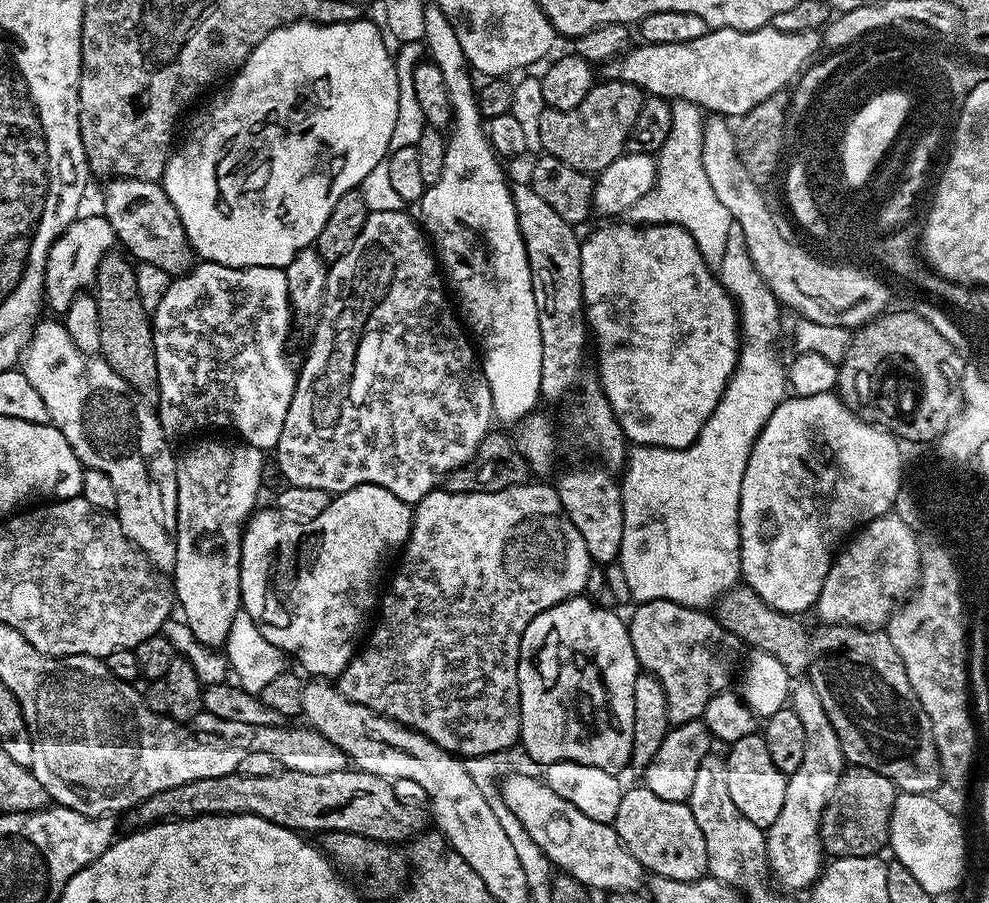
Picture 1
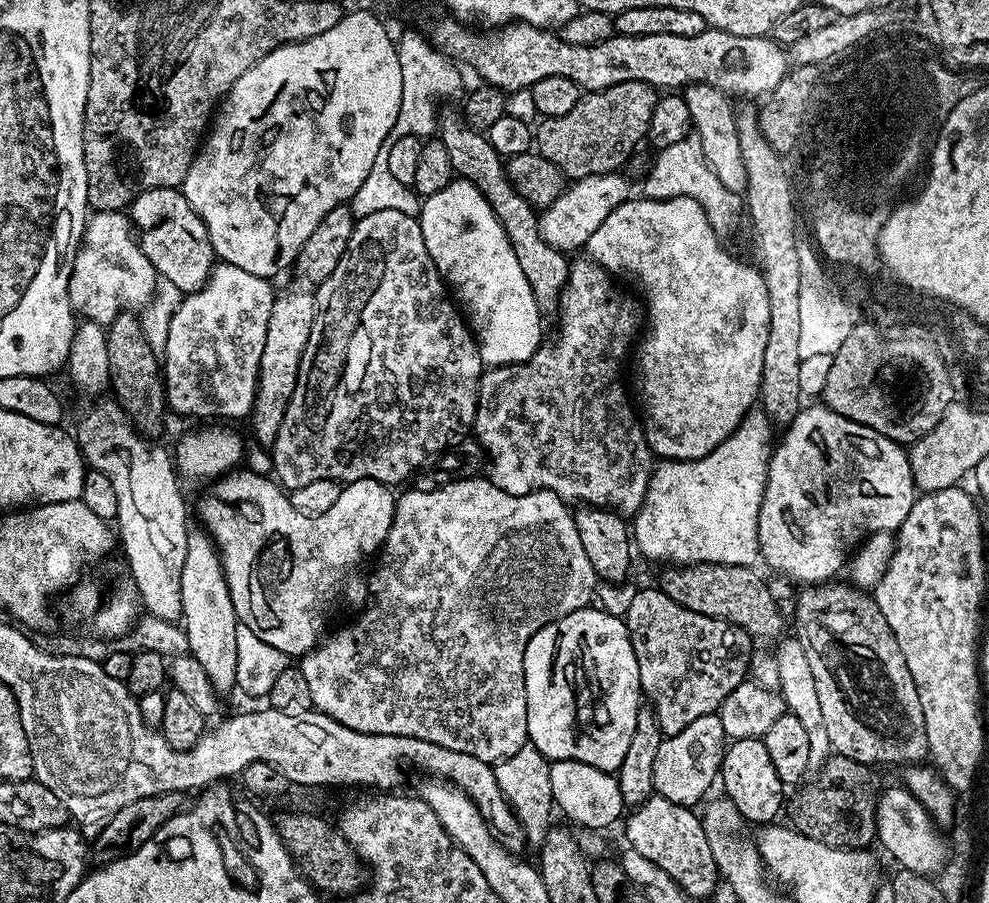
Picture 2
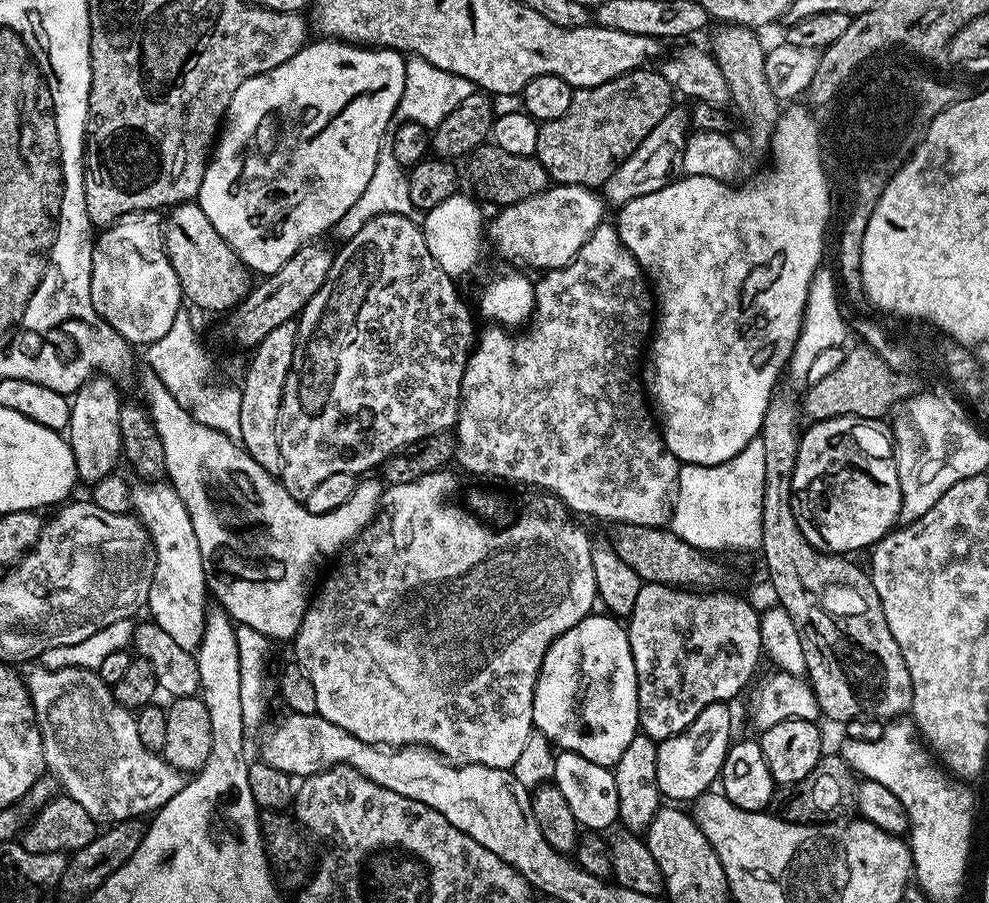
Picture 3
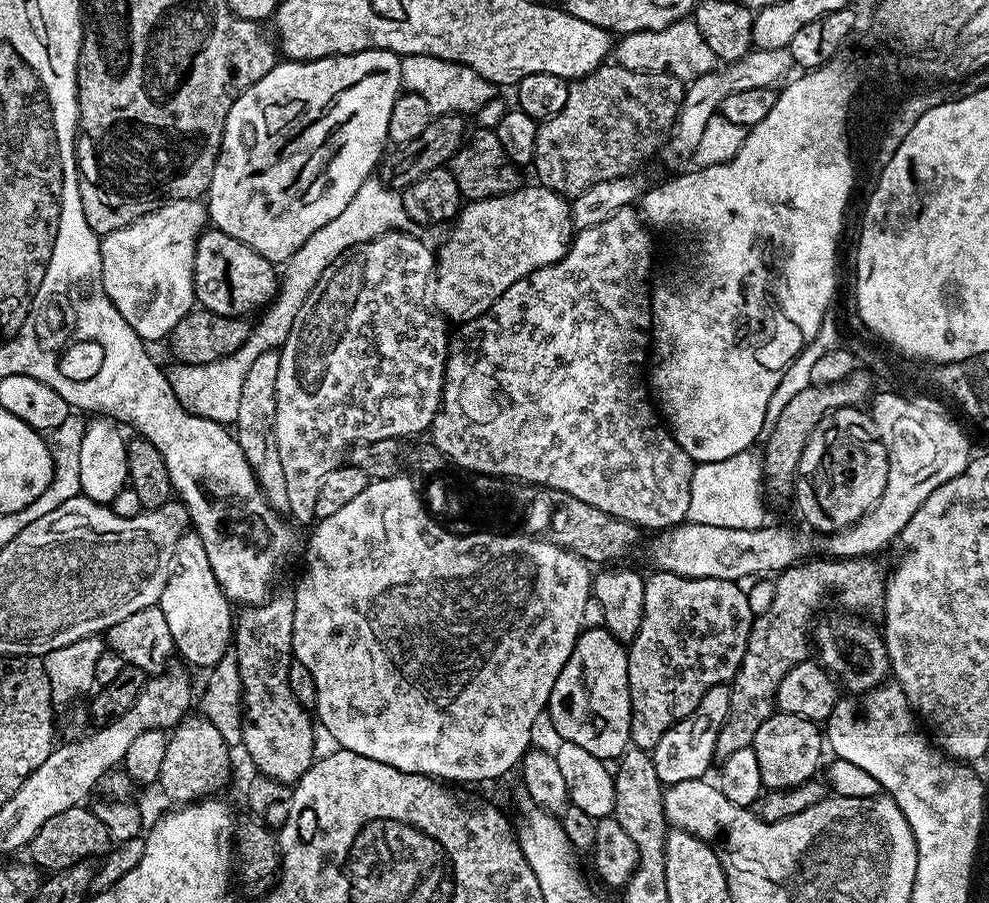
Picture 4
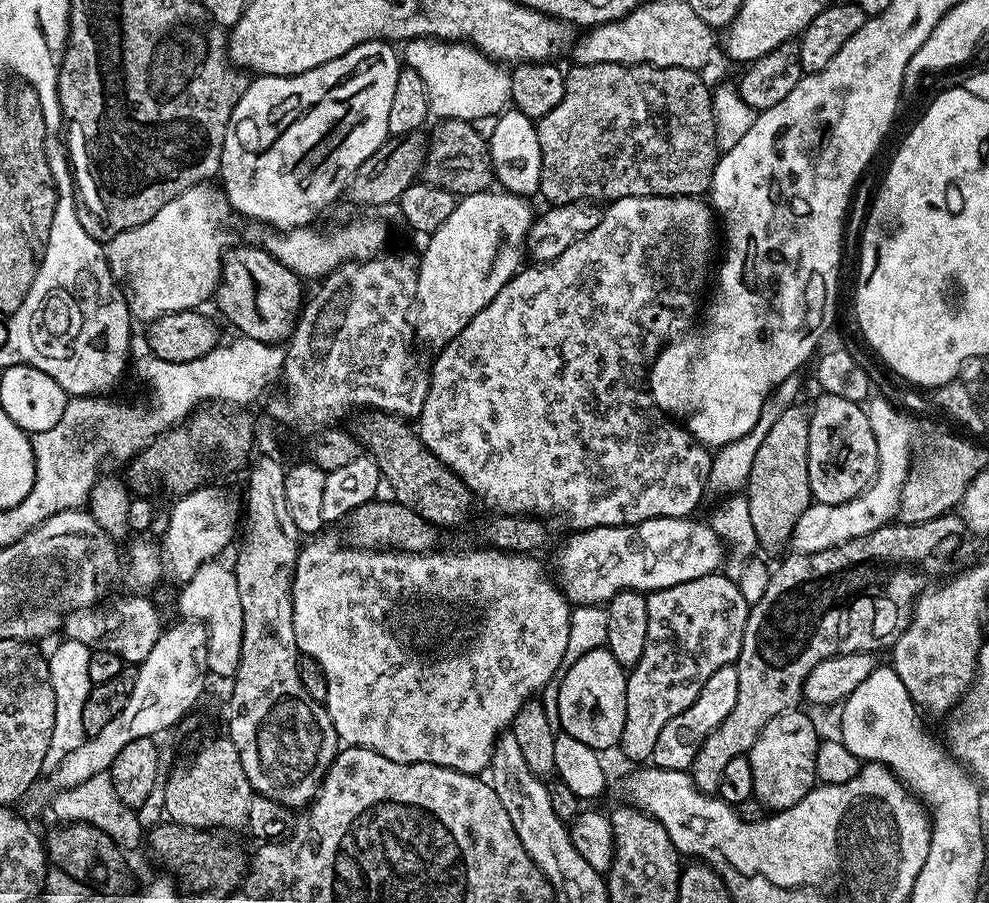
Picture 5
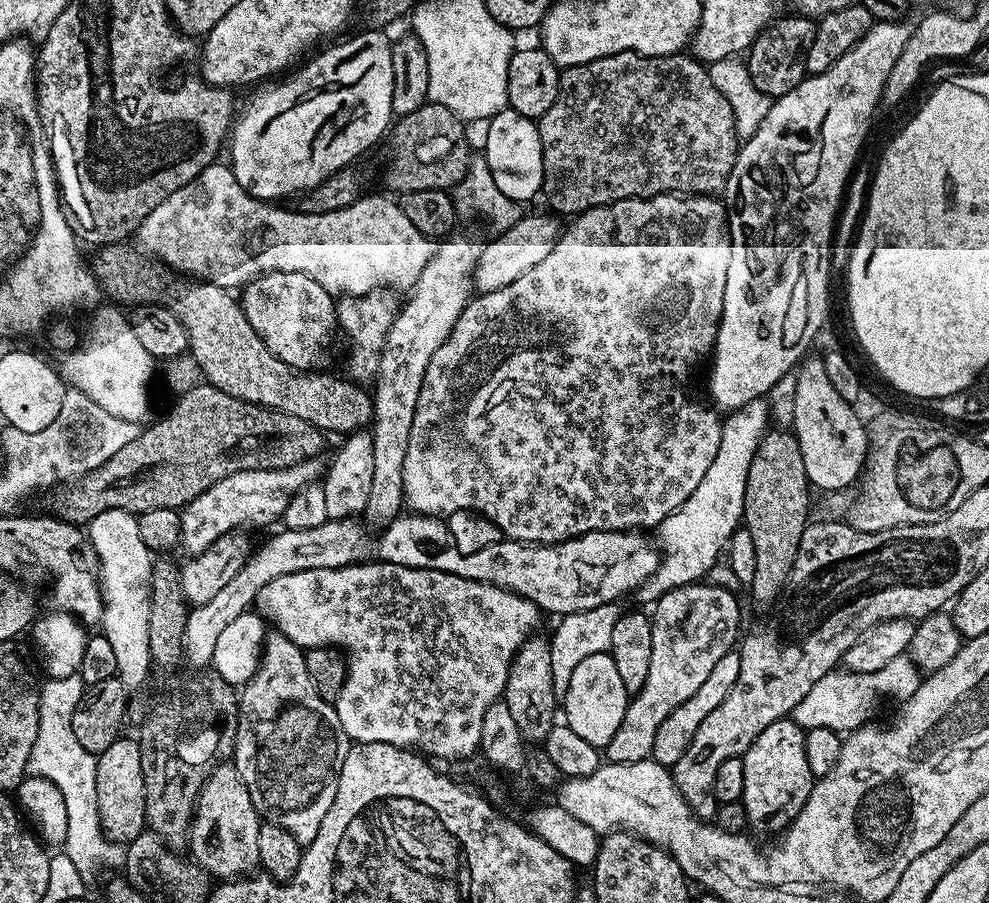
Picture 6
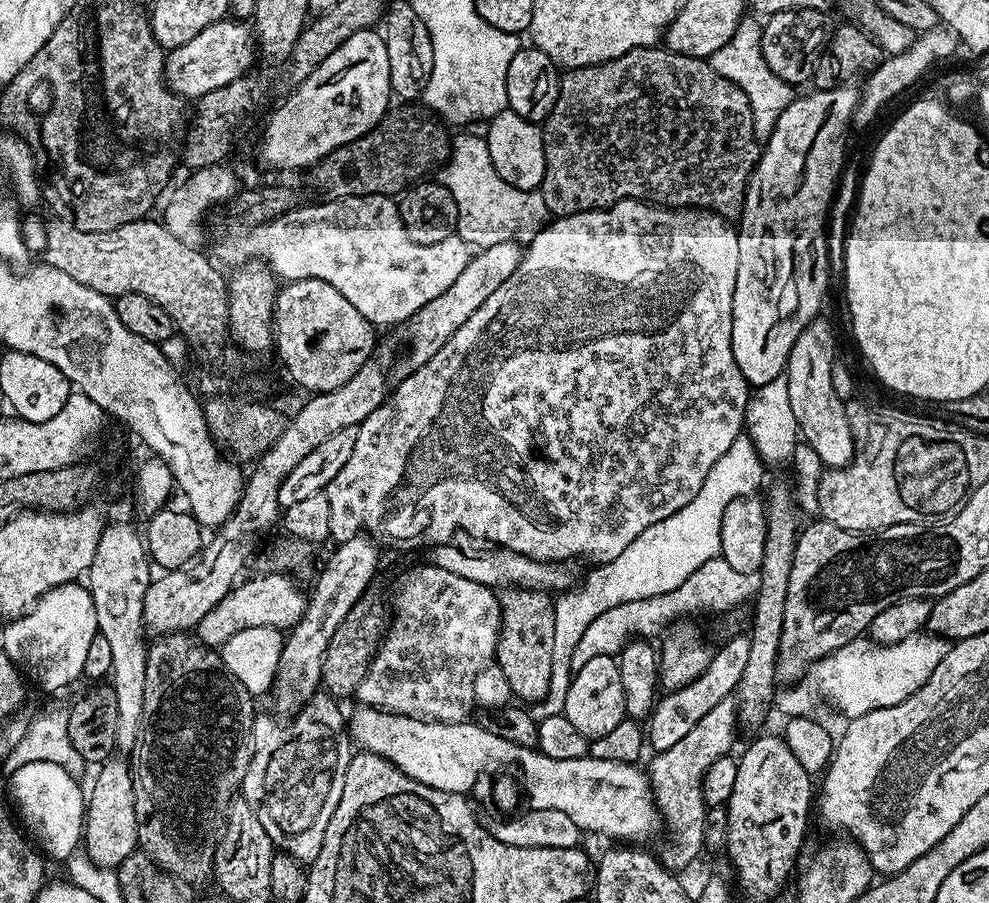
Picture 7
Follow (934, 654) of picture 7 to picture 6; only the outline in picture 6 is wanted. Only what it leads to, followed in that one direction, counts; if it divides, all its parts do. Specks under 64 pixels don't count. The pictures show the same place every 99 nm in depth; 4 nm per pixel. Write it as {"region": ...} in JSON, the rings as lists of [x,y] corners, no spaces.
{"region":[[[905,654],[887,662],[886,666],[873,673],[856,673],[847,670],[828,672],[814,687],[810,694],[794,706],[790,719],[801,728],[829,728],[841,734],[851,734],[865,723],[864,720],[872,712],[872,707],[883,696],[893,696],[897,702],[909,700],[918,690],[922,679],[921,669],[912,661],[911,655]]]}

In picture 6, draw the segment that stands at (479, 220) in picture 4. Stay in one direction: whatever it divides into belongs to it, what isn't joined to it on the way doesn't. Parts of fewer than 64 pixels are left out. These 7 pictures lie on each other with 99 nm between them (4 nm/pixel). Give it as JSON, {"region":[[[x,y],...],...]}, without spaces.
{"region":[[[449,237],[437,245],[434,258],[409,293],[406,304],[401,305],[387,332],[379,370],[374,378],[373,423],[370,428],[374,450],[374,474],[371,476],[370,494],[362,518],[372,526],[382,528],[401,515],[404,506],[403,466],[412,419],[415,417],[422,378],[425,377],[434,351],[457,329],[462,310],[474,296],[474,274],[480,260],[481,245],[466,238]]]}

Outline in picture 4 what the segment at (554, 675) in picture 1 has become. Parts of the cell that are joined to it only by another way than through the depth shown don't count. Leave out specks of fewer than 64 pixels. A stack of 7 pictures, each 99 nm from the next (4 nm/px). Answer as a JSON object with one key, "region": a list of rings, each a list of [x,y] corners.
{"region":[[[585,627],[576,638],[566,666],[562,666],[562,674],[558,674],[558,682],[554,682],[546,711],[563,743],[582,746],[582,750],[605,762],[623,756],[630,747],[632,713],[625,645],[619,644],[604,627]]]}

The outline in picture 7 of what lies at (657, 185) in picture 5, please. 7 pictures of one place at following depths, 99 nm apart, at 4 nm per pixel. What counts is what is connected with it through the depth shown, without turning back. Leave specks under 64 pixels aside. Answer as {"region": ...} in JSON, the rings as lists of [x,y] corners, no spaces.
{"region":[[[667,46],[635,48],[618,58],[606,61],[605,64],[567,69],[560,77],[560,89],[554,102],[554,110],[550,110],[550,114],[542,122],[542,135],[546,166],[544,180],[538,190],[544,196],[549,213],[556,218],[573,216],[579,212],[594,212],[608,208],[619,200],[642,200],[666,208],[711,210],[732,222],[740,215],[744,205],[744,192],[748,189],[748,179],[756,169],[762,151],[761,141],[757,140],[754,134],[752,111],[746,94],[742,94],[738,86],[722,78],[722,74],[715,72],[707,59],[699,60],[693,56],[683,56],[672,52]]]}

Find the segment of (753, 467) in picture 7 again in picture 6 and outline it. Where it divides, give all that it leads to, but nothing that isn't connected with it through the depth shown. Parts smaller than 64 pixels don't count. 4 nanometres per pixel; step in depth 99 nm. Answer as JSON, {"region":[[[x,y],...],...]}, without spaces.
{"region":[[[764,398],[751,400],[729,416],[732,417],[723,421],[724,433],[720,449],[710,470],[706,470],[706,478],[698,482],[698,490],[694,490],[694,494],[682,502],[678,511],[671,512],[658,525],[658,544],[662,549],[660,565],[651,578],[636,589],[635,599],[655,602],[670,590],[703,581],[721,559],[732,535],[741,527],[747,475],[755,452],[759,450],[760,443],[770,428],[769,401]]]}

